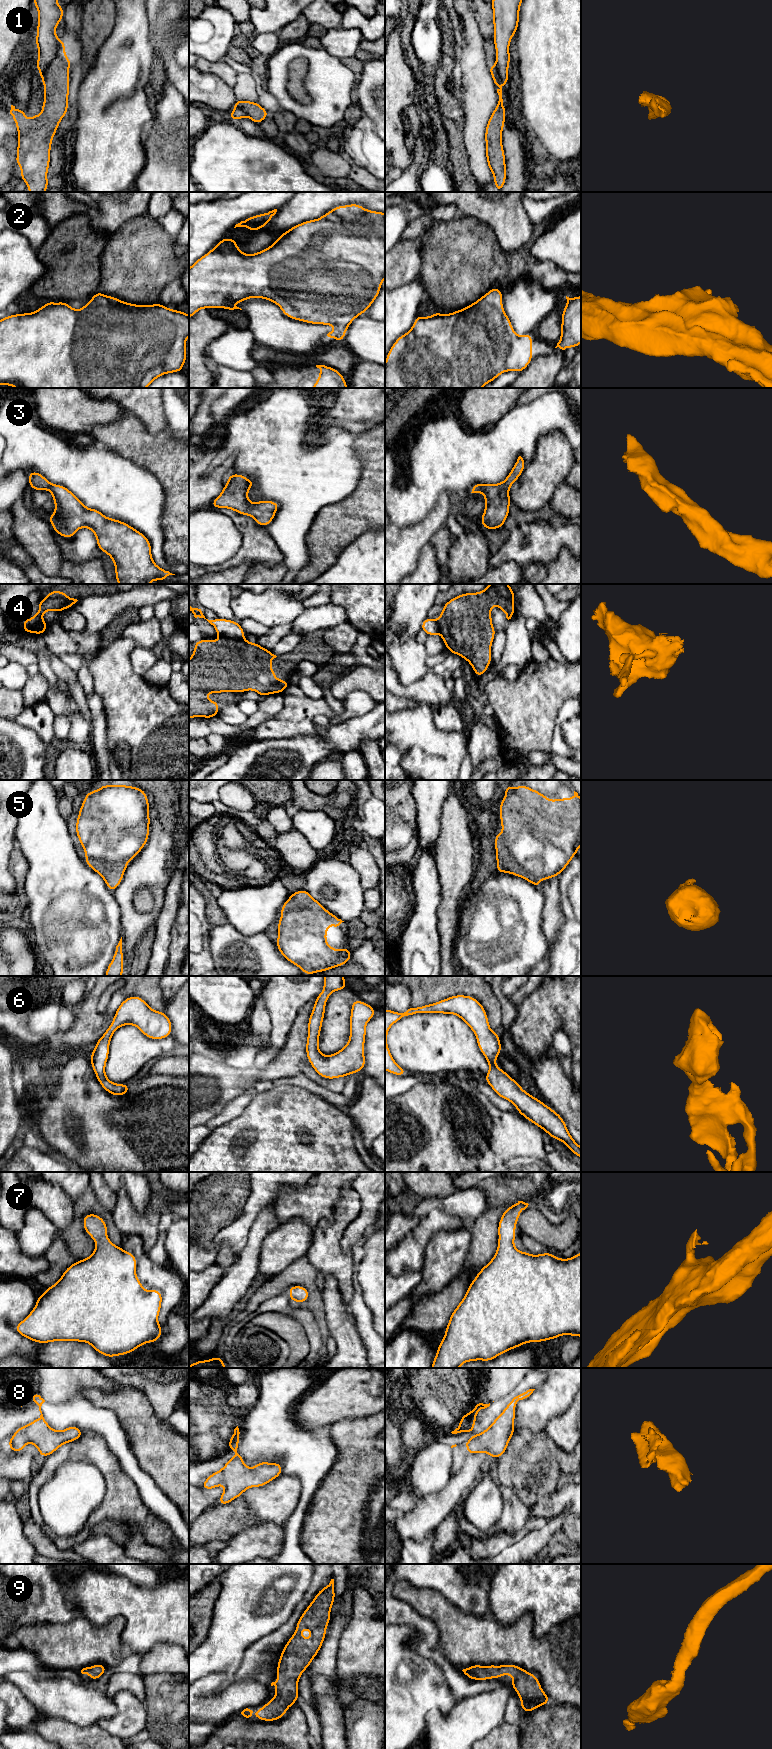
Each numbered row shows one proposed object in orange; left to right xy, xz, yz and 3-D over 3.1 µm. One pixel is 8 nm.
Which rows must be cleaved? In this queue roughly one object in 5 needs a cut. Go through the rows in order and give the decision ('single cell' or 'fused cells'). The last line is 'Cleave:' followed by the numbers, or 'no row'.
1: fused cells
2: single cell
3: single cell
4: fused cells
5: single cell
6: single cell
7: single cell
8: single cell
9: single cell
Cleave: 1, 4

